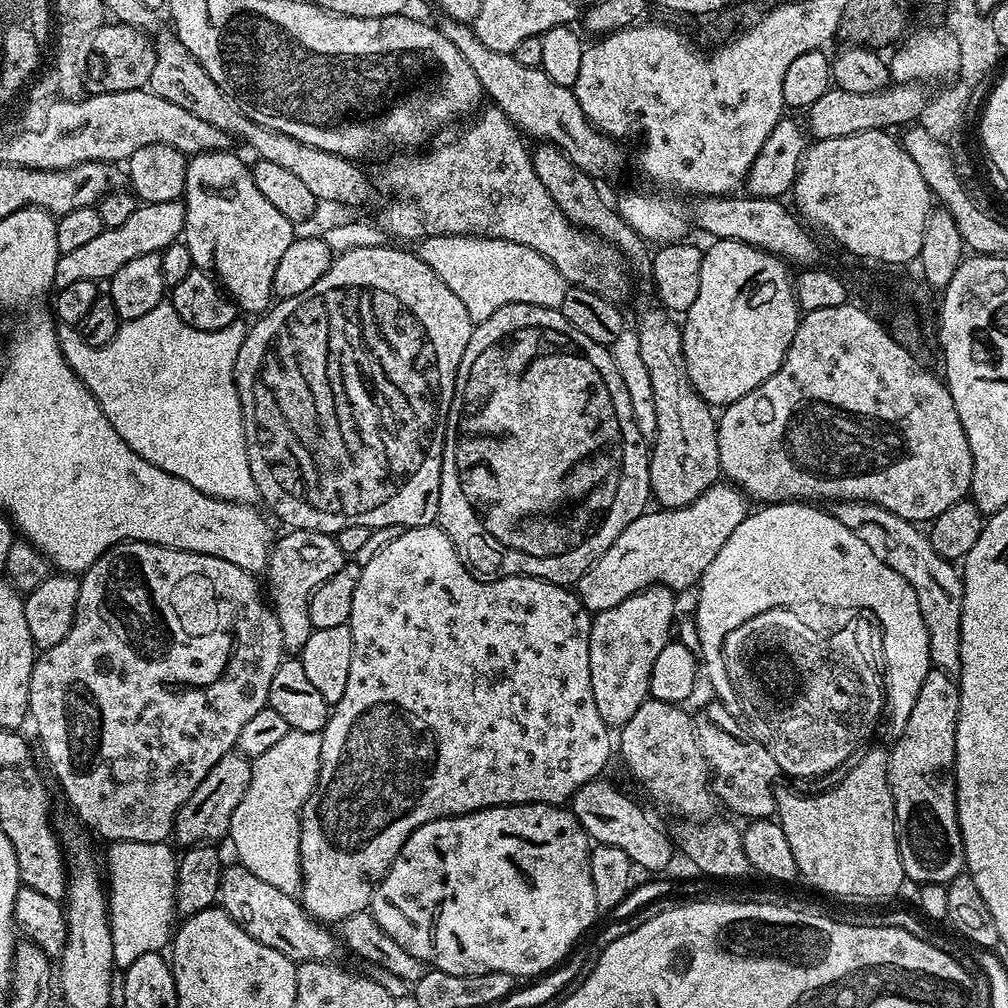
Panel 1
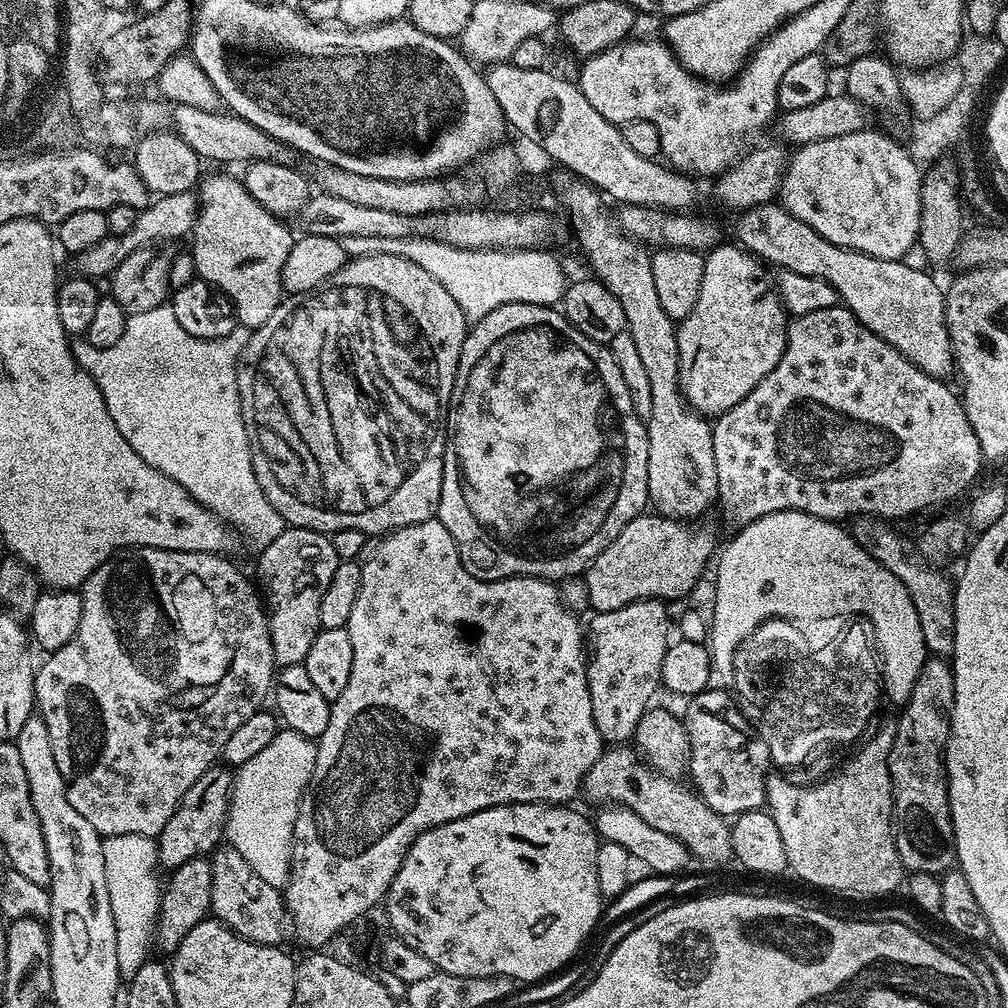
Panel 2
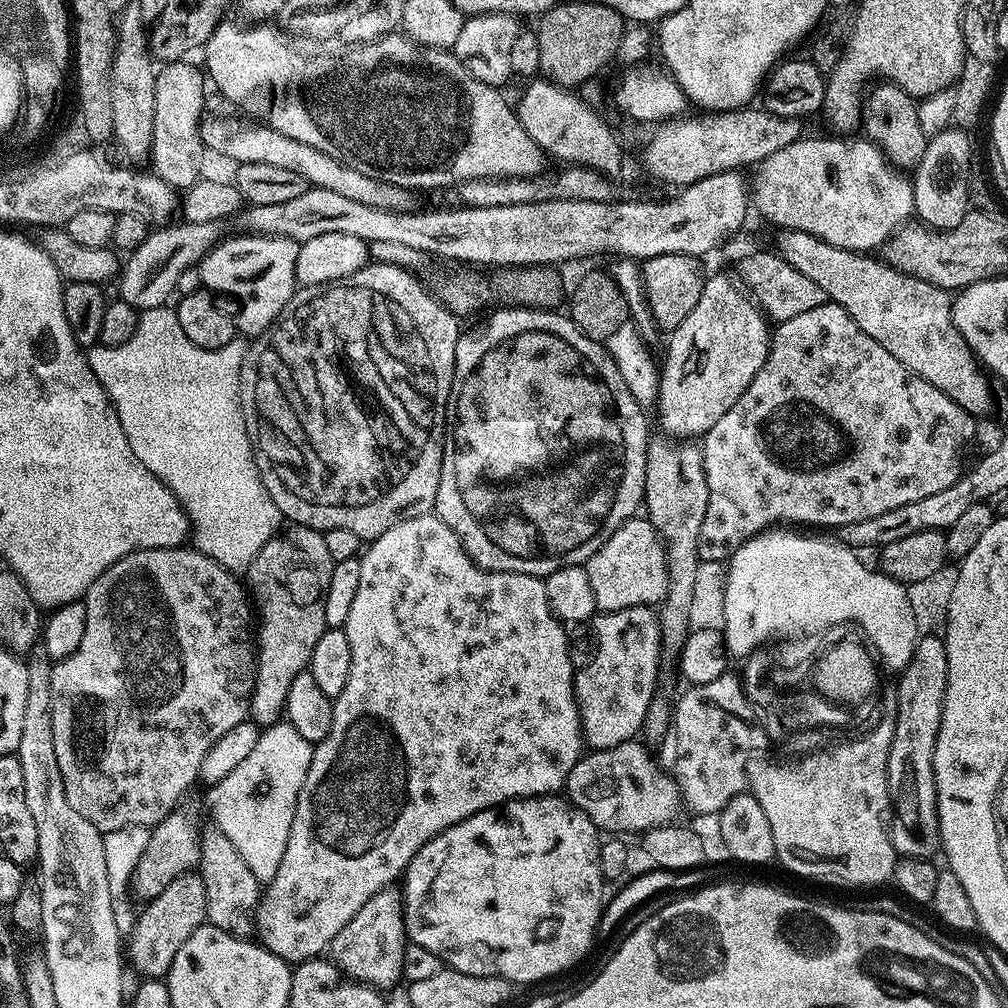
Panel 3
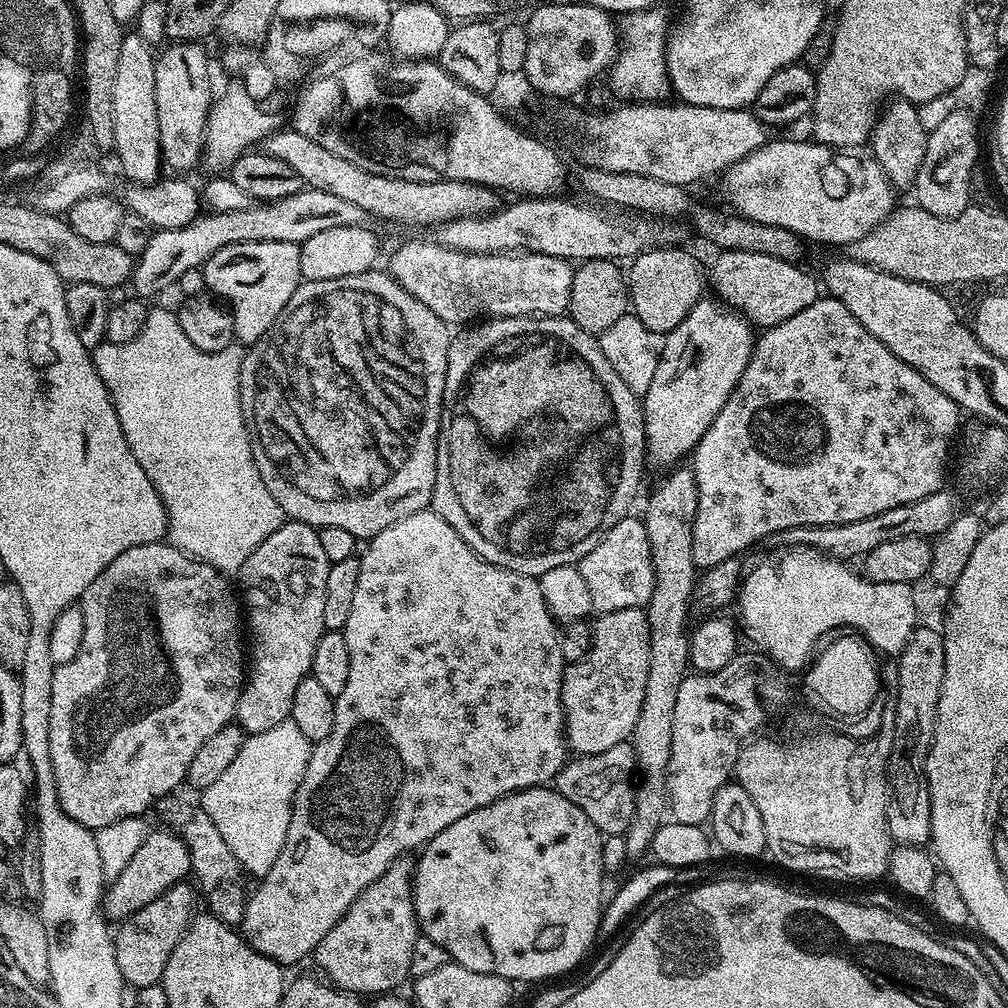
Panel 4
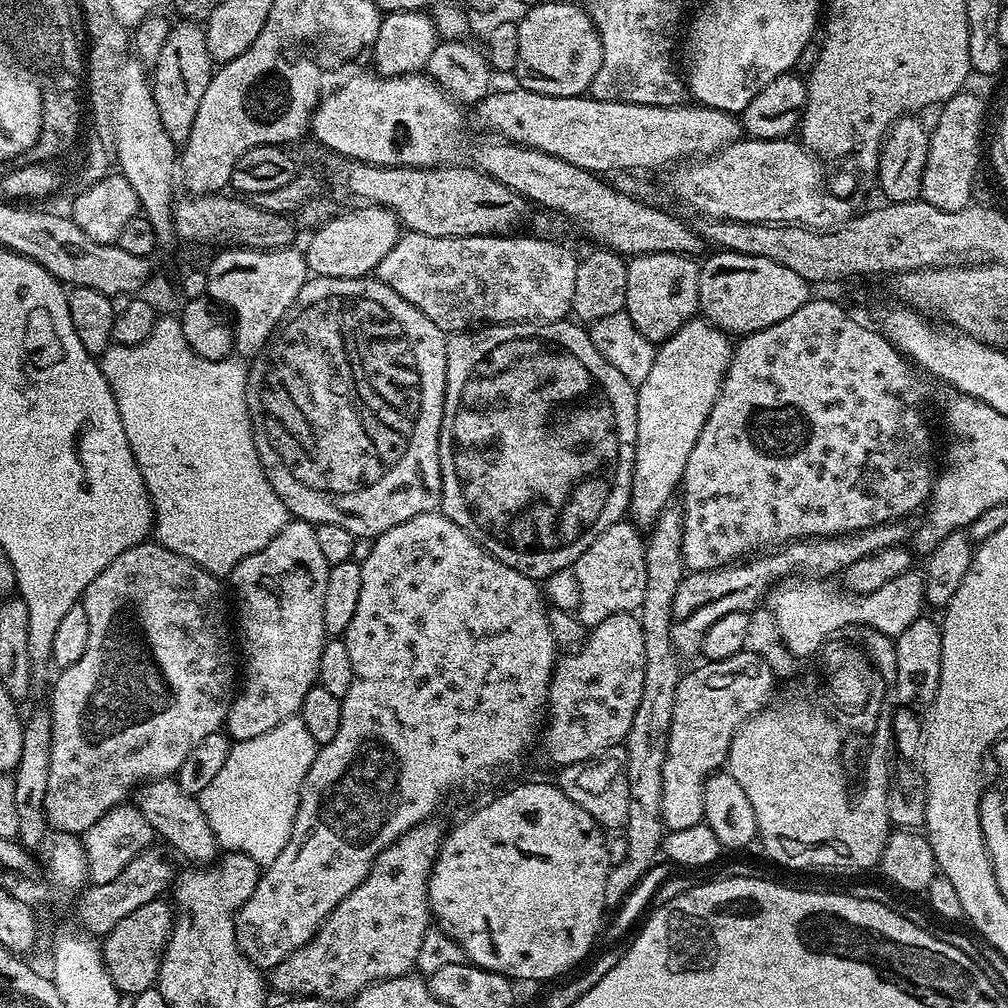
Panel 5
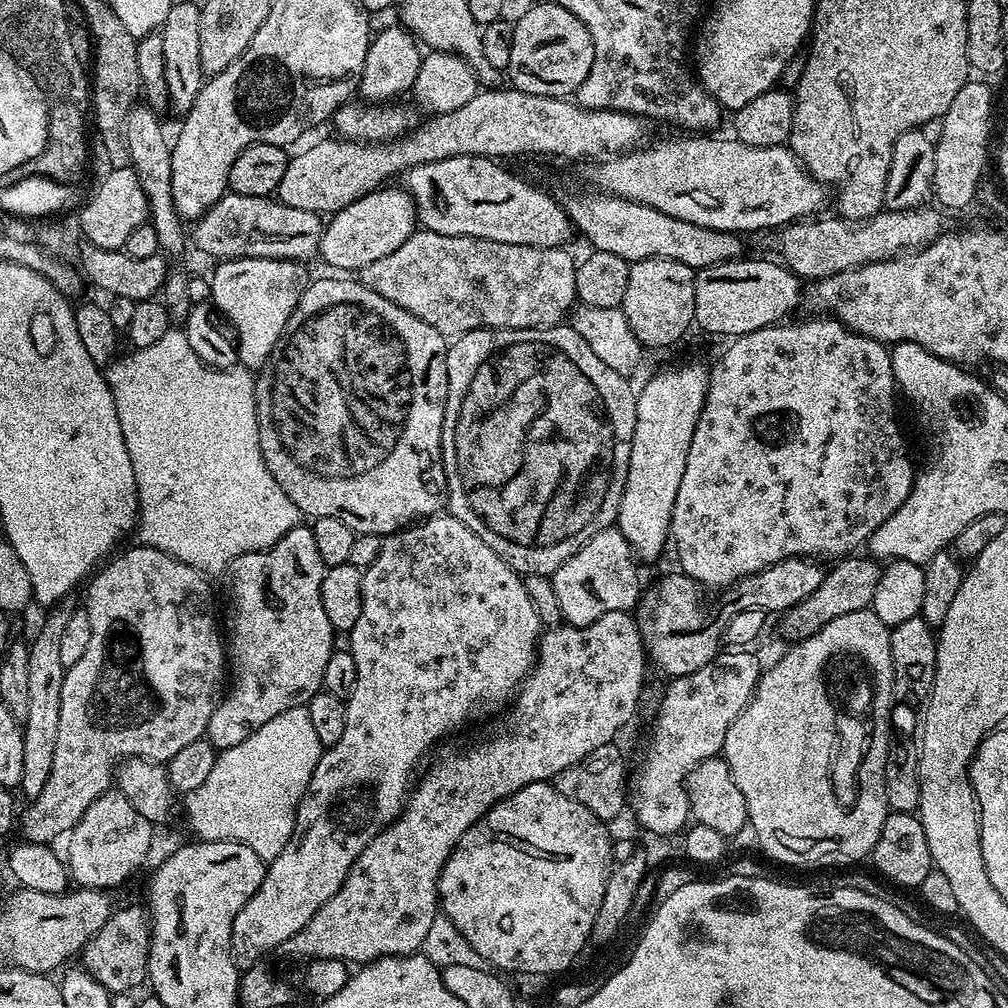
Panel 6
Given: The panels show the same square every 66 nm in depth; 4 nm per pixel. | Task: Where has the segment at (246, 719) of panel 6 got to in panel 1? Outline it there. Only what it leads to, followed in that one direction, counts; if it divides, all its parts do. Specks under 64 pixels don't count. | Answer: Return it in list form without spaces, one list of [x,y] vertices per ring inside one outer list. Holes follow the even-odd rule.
[[[288,530],[285,533],[281,540],[279,537],[273,543],[272,553],[268,555],[266,592],[270,597],[272,611],[278,618],[278,626],[282,630],[284,647],[289,653],[296,654],[306,646],[306,638],[310,638],[314,630],[308,613],[308,603],[314,590],[318,590],[318,586],[322,586],[326,578],[342,570],[346,557],[338,546],[335,535],[299,530]]]

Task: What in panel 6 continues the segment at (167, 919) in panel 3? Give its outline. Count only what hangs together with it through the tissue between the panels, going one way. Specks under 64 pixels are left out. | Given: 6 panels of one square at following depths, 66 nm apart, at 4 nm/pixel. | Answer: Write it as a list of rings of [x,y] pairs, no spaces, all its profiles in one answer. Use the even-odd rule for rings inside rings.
[[[136,904],[129,908],[117,907],[106,920],[106,926],[90,938],[90,942],[82,949],[82,967],[84,971],[89,972],[93,978],[101,984],[109,994],[116,992],[132,992],[141,983],[142,985],[148,979],[148,955],[152,946],[152,921],[145,909]]]

